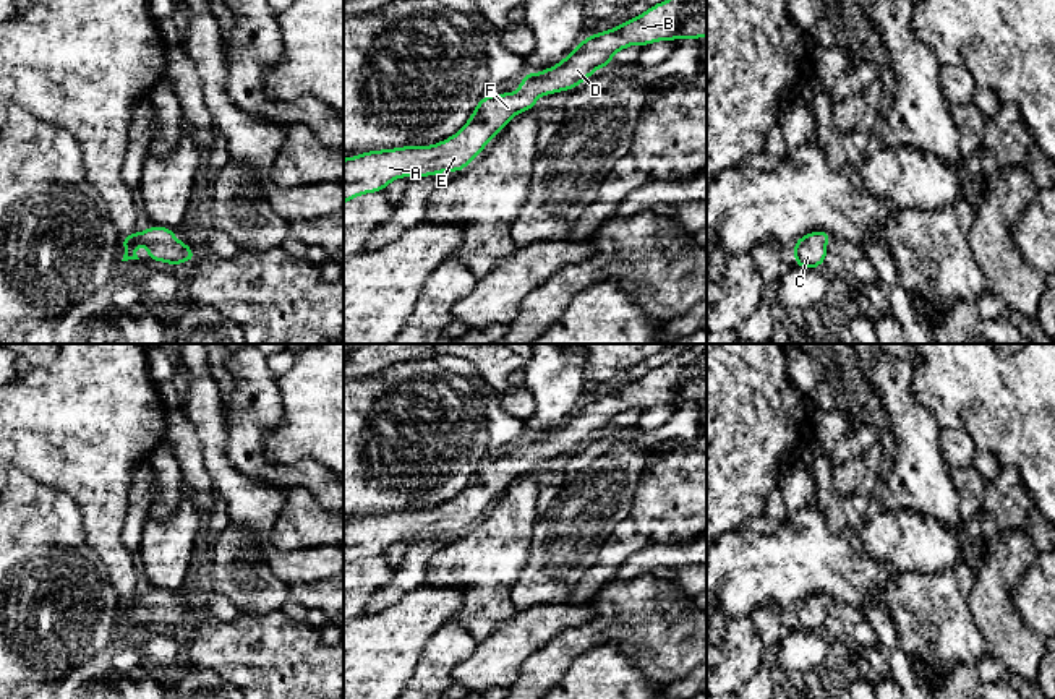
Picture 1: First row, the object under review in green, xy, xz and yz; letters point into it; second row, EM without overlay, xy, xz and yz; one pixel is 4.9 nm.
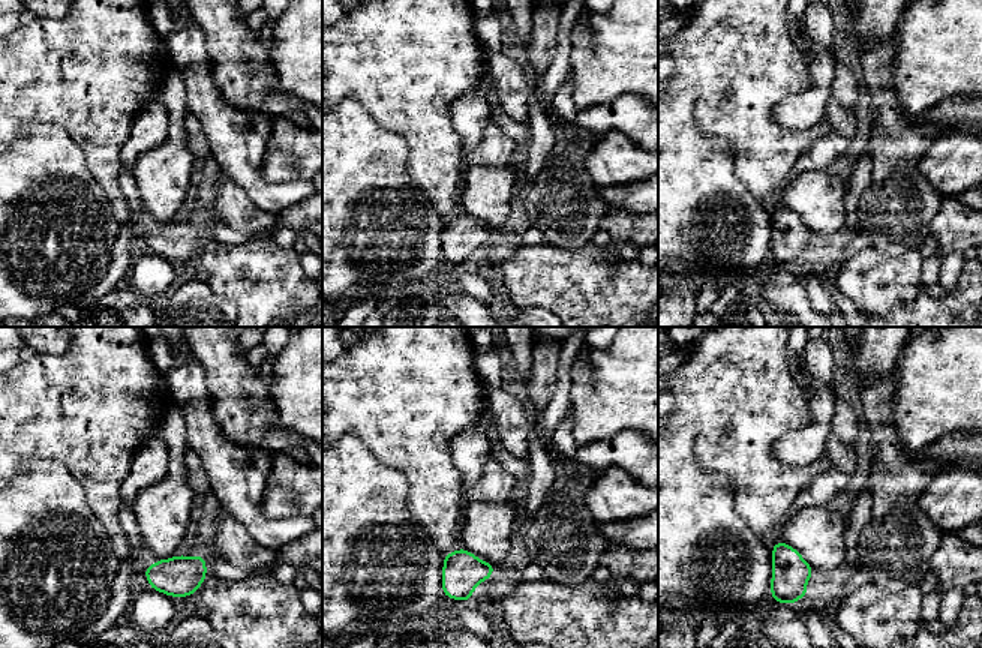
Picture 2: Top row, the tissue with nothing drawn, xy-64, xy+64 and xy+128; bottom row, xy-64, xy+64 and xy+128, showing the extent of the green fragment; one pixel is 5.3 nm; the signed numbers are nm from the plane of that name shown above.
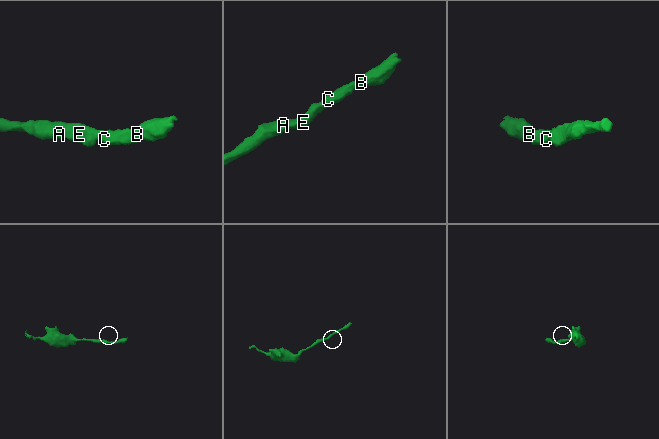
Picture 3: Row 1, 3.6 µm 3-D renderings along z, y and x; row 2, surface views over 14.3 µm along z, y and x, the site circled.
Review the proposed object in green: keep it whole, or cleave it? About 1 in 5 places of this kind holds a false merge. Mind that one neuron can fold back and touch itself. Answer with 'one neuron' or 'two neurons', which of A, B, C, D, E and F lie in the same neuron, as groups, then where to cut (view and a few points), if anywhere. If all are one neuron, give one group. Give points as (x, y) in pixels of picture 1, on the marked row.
one neuron; groups A B C D E F; cut none

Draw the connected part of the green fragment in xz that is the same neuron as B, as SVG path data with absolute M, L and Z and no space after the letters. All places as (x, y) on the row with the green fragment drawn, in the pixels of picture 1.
M664 0L650 6L637 18L614 29L585 37L564 60L540 73L525 73L517 84L519 92L486 94L475 107L468 122L451 138L433 146L404 146L360 152L344 159L344 204L358 195L376 193L400 177L428 177L441 172L460 172L486 148L489 139L519 114L533 110L538 96L570 91L590 78L596 68L611 65L613 55L634 44L650 45L656 41L700 39L707 36L707 0Z

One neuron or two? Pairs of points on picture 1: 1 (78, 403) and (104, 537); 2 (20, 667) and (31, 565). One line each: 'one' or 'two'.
1: one
2: one

